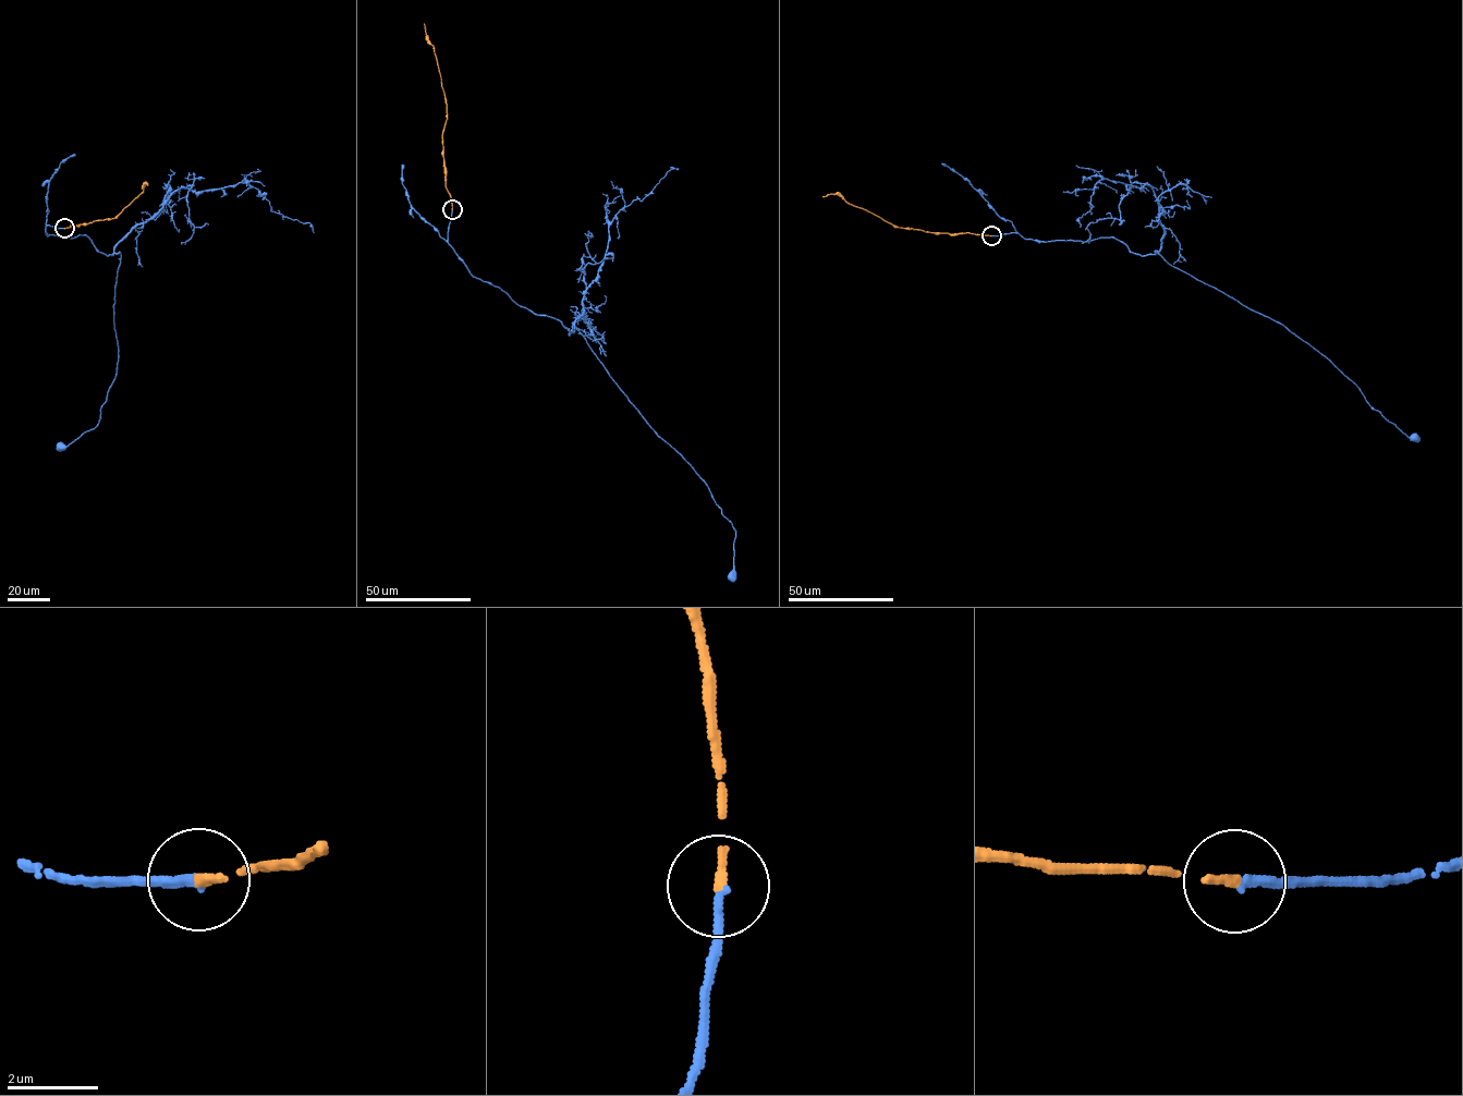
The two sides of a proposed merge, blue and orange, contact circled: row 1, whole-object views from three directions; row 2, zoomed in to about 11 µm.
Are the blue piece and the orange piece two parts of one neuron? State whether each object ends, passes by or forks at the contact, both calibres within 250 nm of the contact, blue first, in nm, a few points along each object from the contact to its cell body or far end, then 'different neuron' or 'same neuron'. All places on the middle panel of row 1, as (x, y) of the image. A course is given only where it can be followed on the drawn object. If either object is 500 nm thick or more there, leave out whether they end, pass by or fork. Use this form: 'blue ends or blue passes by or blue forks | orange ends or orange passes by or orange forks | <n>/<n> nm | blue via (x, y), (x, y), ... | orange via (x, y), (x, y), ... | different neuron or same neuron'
blue ends | orange ends | 180/170 nm | blue via (452, 209), (448, 243), (473, 276), (537, 315), (578, 330), (642, 417), (707, 486), (735, 532), (732, 575) | orange via (452, 209), (442, 154), (447, 100), (434, 47), (426, 36), (424, 24) | same neuron

